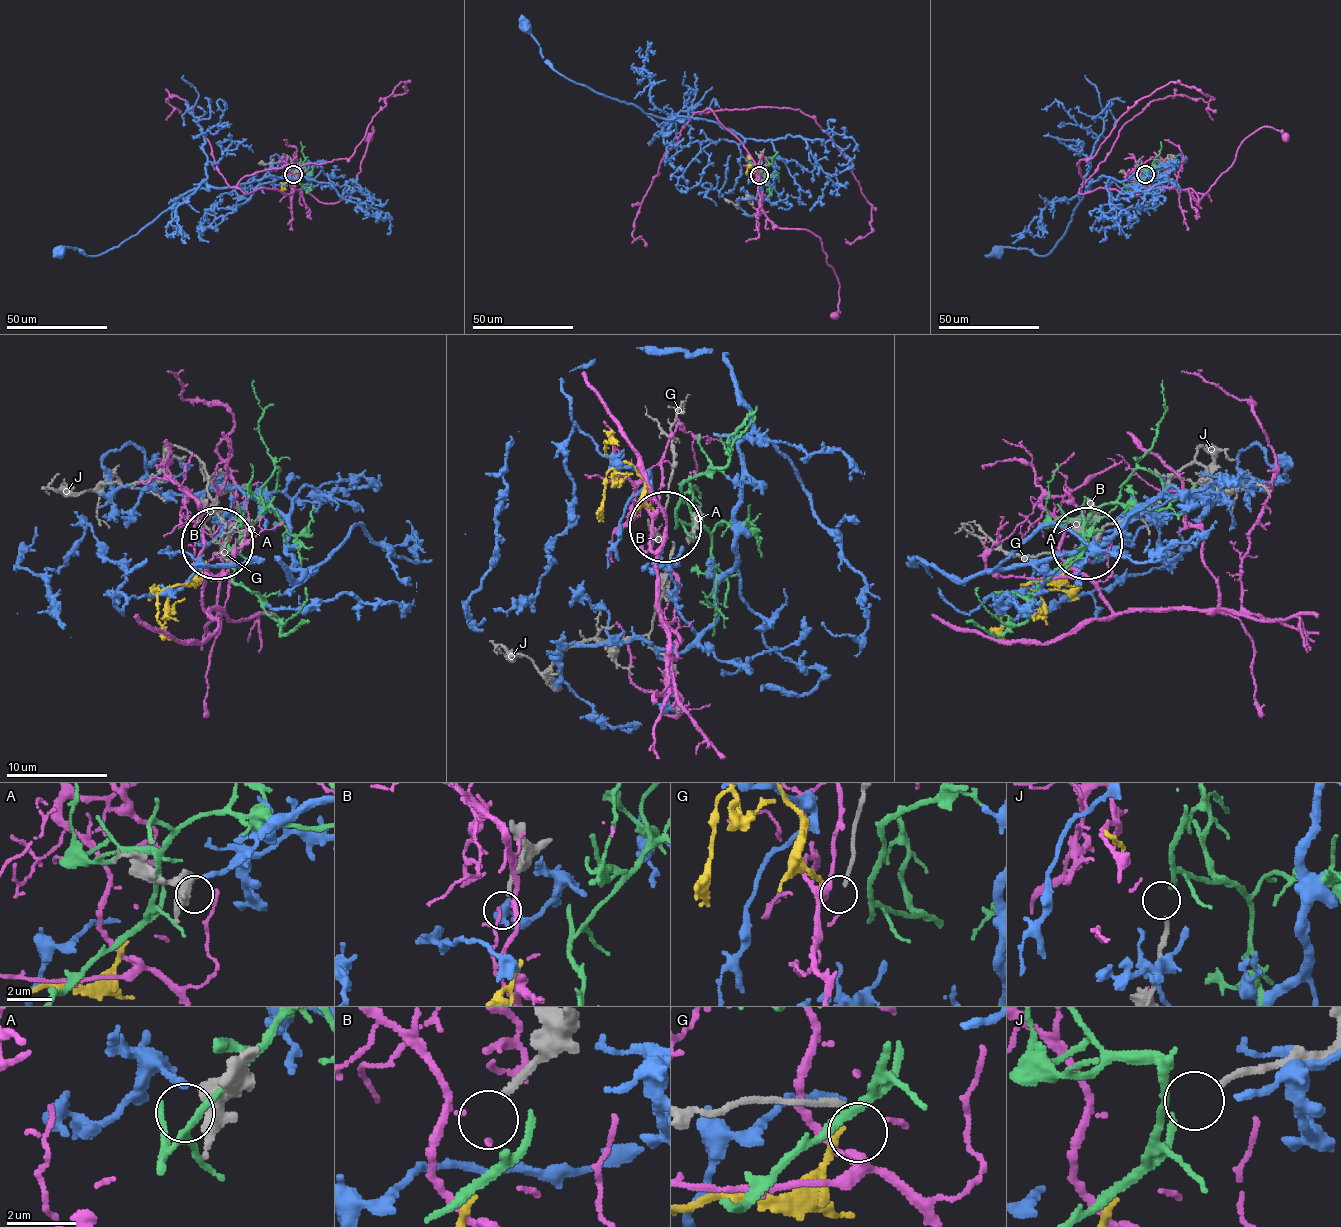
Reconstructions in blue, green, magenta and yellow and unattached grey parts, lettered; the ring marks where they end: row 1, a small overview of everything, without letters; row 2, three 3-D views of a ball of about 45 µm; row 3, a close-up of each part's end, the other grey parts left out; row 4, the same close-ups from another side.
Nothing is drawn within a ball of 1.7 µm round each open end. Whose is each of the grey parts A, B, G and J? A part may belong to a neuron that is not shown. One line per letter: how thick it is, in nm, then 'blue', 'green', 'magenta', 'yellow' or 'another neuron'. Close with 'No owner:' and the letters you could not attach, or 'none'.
A: 400 nm | blue
B: 200 nm | another neuron
G: 180 nm | magenta
J: 180 nm | green
No owner: B

